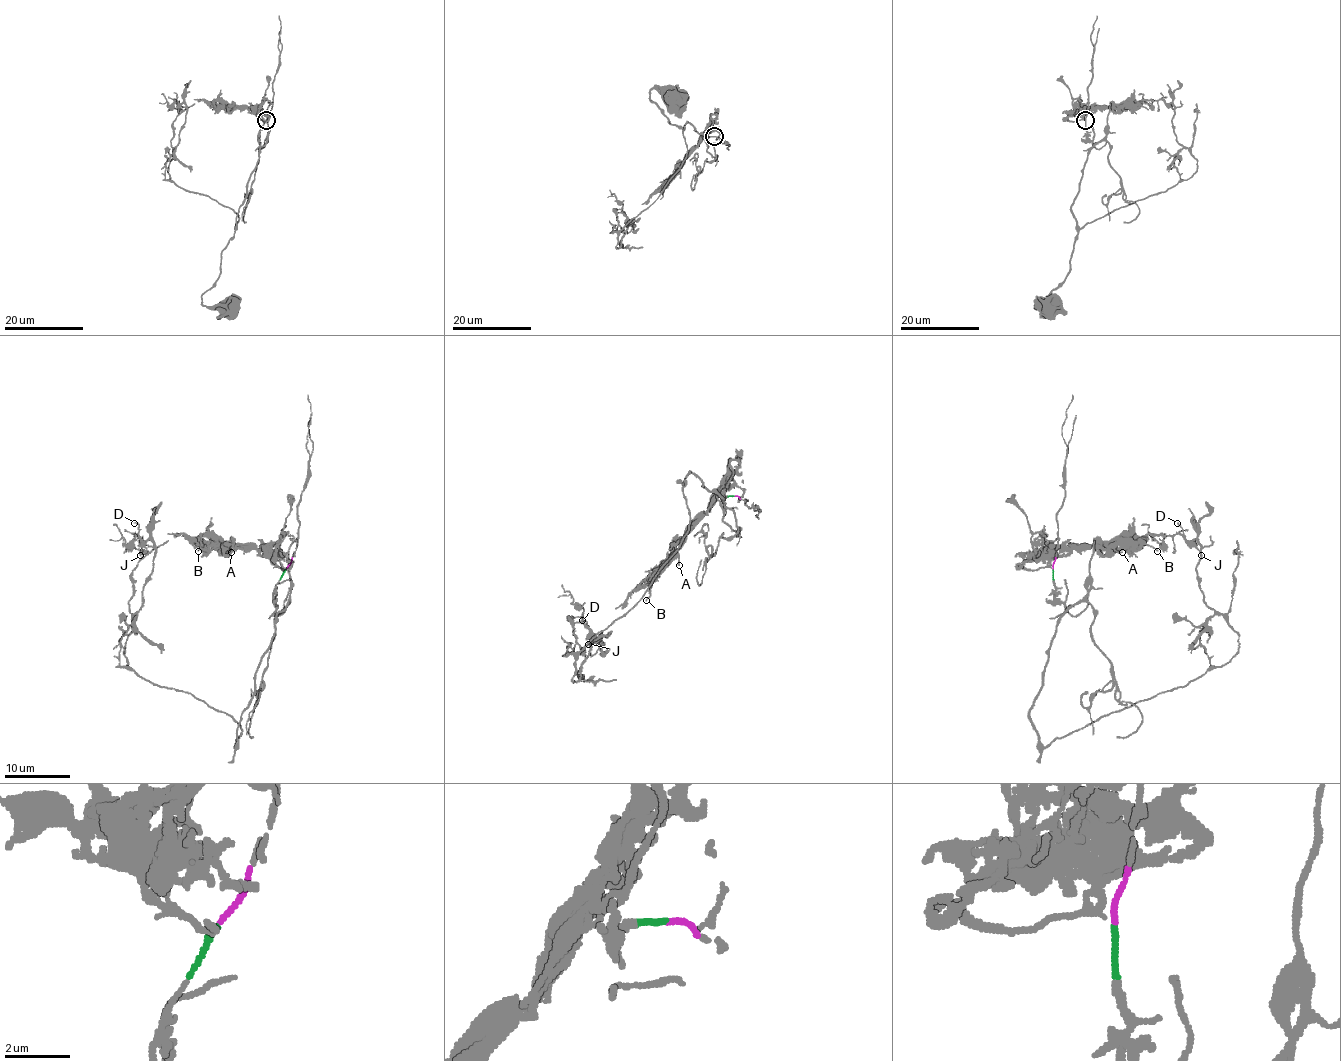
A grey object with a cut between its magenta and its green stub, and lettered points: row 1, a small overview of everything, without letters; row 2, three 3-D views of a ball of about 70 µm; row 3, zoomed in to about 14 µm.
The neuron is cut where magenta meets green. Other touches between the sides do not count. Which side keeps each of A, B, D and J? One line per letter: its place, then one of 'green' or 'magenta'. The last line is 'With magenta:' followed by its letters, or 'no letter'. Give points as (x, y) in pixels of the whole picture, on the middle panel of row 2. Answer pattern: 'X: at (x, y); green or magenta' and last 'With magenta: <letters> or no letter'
A: at (679, 565); magenta
B: at (646, 600); magenta
D: at (582, 620); green
J: at (588, 644); green
With magenta: A, B

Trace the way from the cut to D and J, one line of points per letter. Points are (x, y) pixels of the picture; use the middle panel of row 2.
D: (734, 495), (725, 508), (690, 472), (677, 551), (569, 643), (585, 657), (603, 644), (582, 620)
J: (734, 495), (725, 508), (690, 472), (677, 551), (629, 610), (567, 652), (603, 644), (588, 644)

